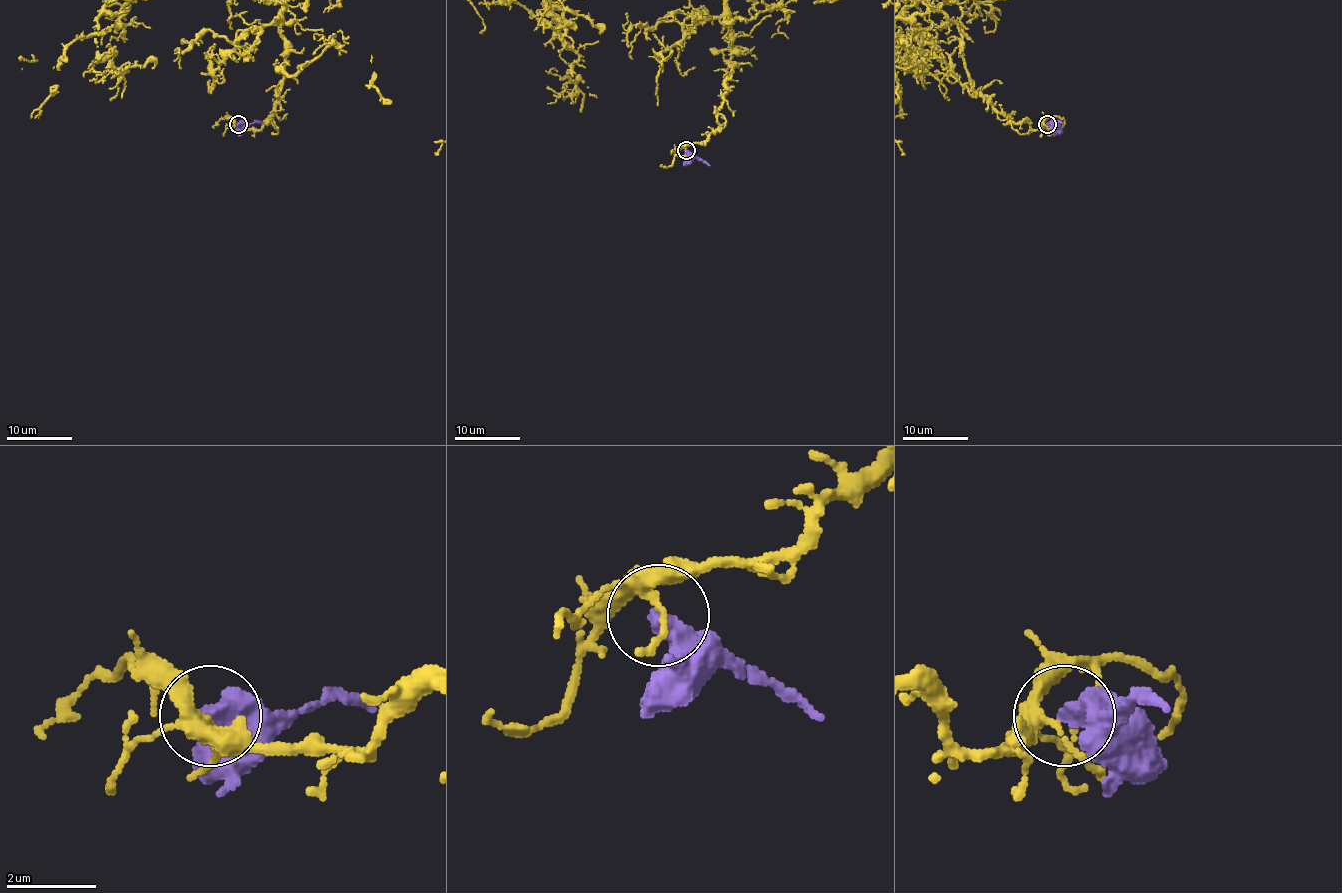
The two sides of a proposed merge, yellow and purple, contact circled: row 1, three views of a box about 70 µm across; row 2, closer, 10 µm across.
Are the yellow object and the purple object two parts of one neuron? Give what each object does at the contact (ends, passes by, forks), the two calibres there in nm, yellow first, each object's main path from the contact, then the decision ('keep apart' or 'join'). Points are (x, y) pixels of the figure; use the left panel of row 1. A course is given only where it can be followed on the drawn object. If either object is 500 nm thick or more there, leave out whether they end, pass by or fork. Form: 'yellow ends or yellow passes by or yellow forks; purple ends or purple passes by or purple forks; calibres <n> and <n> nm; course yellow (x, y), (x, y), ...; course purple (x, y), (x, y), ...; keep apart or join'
yellow forks; purple ends; calibres 240 and 480 nm; course yellow (237, 125), (270, 121), (287, 56), (283, 12), (250, 0), (297, 58); course purple (237, 124), (262, 124); keep apart

